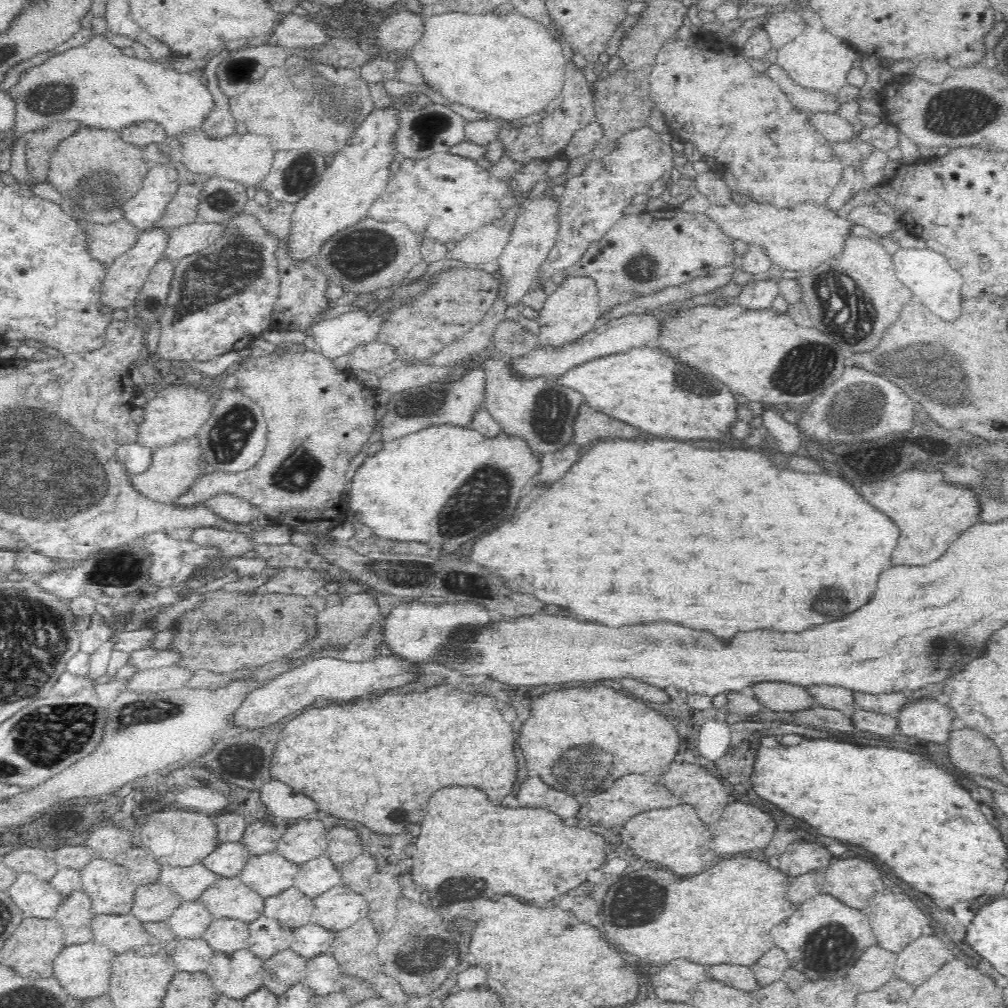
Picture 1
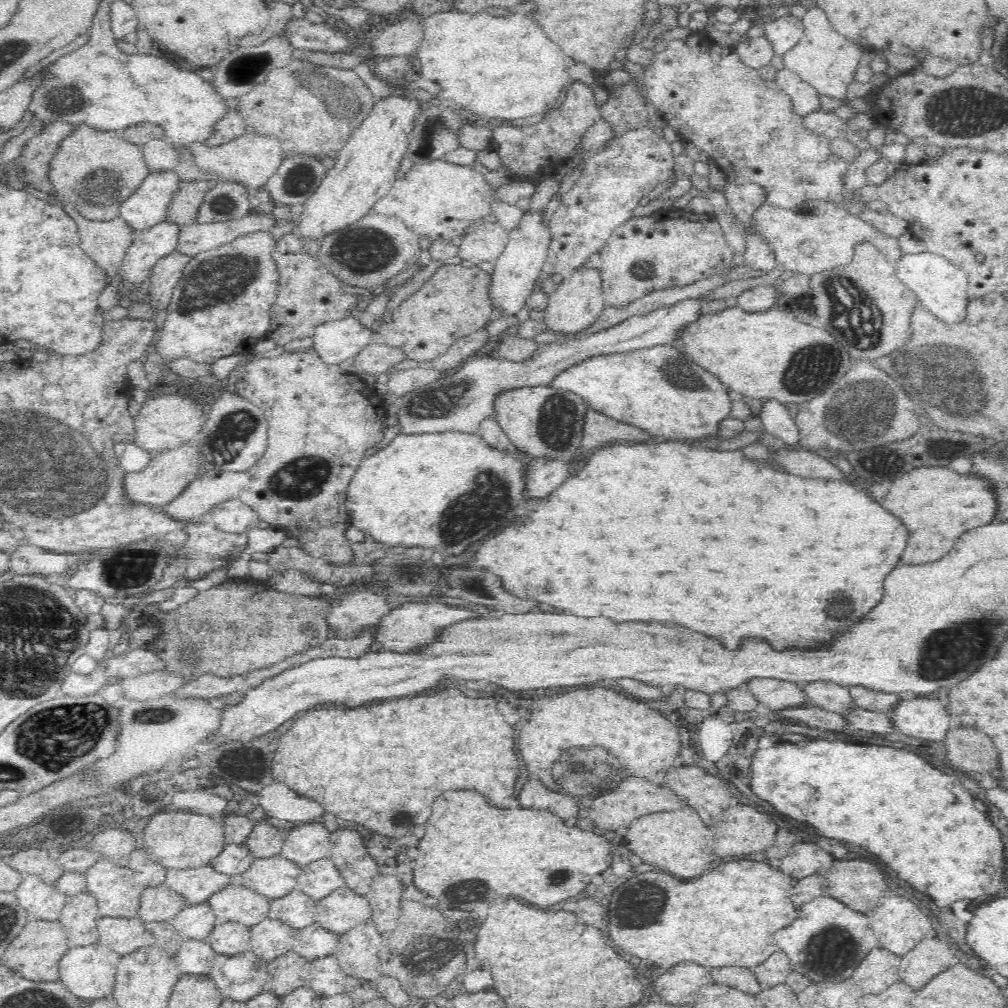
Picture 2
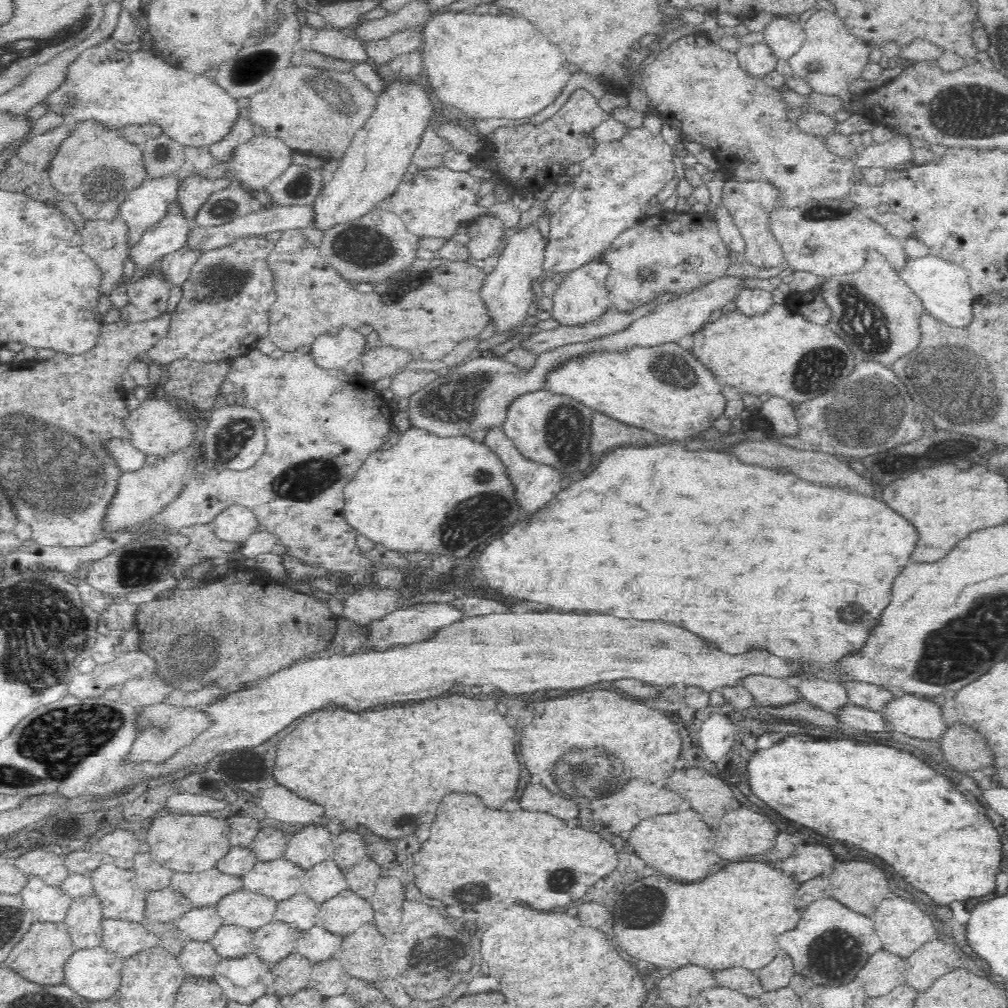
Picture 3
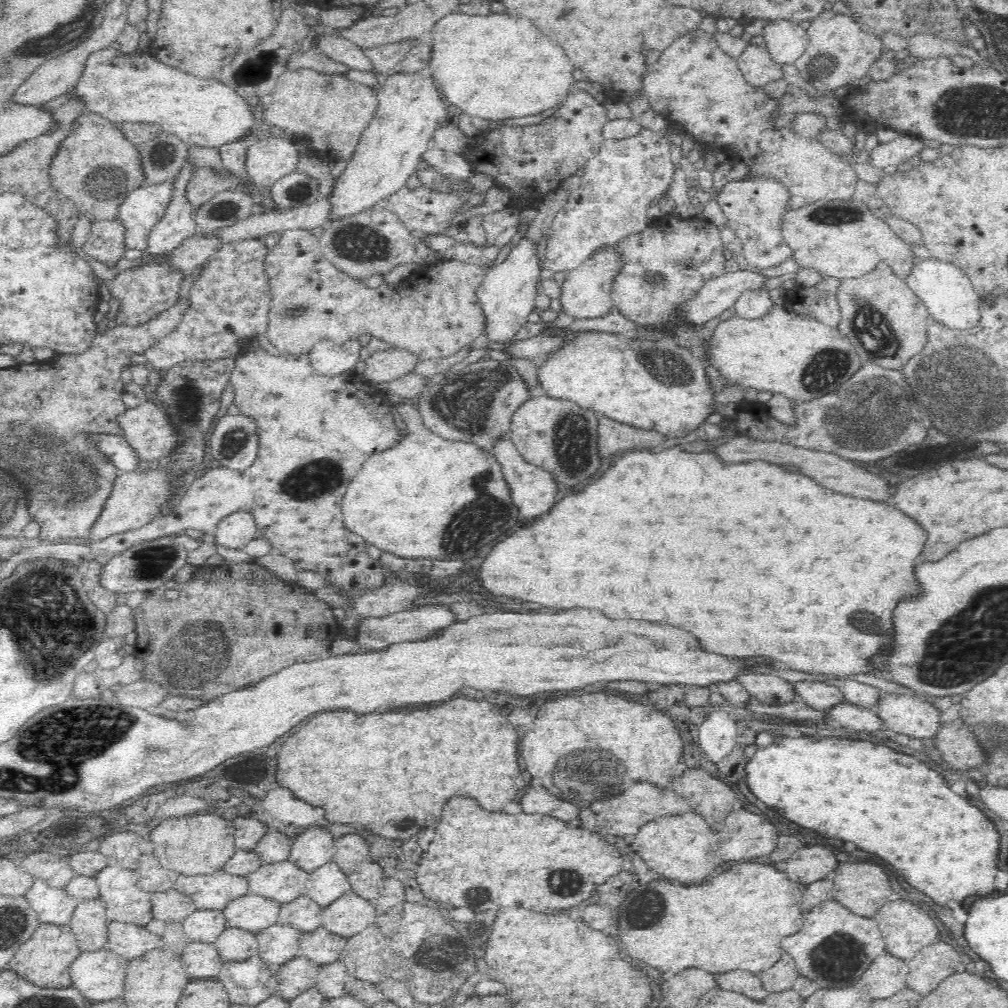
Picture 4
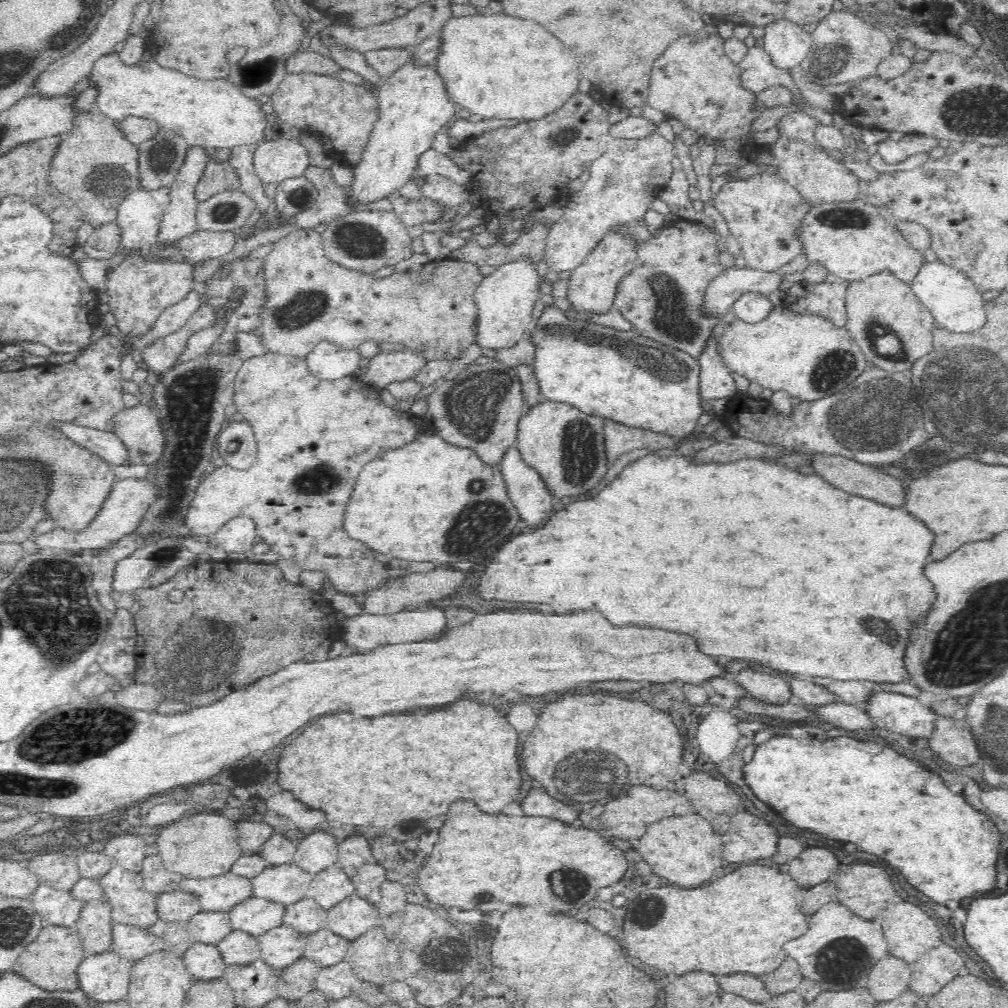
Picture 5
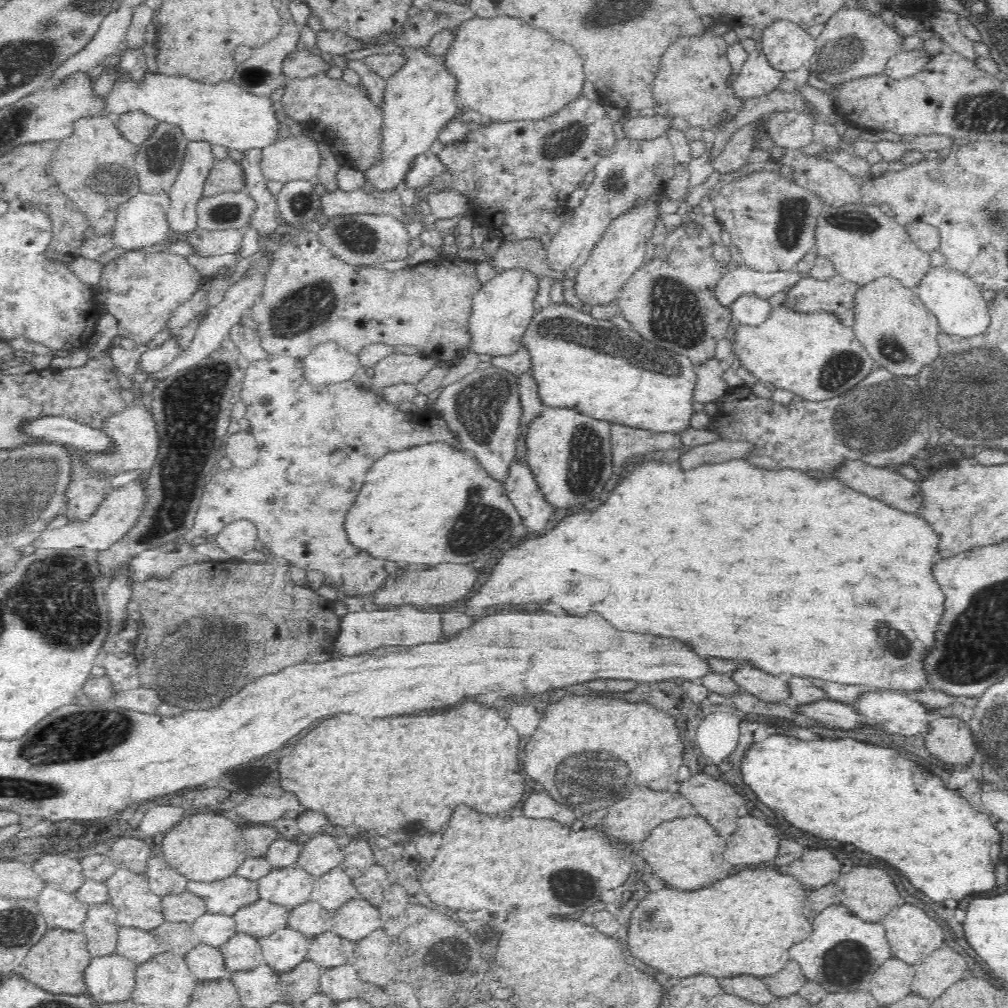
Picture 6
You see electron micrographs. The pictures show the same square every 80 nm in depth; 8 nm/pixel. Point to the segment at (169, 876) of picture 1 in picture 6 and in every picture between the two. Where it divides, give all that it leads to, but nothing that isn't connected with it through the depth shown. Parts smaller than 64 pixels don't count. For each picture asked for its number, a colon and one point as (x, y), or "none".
2: (196, 885)
3: (204, 888)
4: (209, 891)
5: (219, 893)
6: (226, 896)

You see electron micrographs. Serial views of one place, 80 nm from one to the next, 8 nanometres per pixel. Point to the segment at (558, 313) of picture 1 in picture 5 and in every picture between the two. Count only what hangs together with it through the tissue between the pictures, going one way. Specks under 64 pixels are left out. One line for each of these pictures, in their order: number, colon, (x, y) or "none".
2: (576, 304)
3: (581, 298)
4: (585, 294)
5: (590, 289)

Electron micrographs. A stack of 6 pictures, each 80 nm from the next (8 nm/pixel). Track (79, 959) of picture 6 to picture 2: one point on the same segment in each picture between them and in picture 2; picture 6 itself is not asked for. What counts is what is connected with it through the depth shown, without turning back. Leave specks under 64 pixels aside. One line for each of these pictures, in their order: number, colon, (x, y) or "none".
2: (34, 953)
3: (40, 955)
4: (43, 960)
5: (50, 961)

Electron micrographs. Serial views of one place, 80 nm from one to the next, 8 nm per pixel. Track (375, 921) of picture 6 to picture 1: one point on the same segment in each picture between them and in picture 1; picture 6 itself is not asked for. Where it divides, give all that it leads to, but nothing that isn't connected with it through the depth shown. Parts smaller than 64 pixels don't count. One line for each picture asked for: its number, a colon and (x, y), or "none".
1: (337, 907)
2: (343, 908)
3: (345, 911)
4: (346, 915)
5: (351, 917)

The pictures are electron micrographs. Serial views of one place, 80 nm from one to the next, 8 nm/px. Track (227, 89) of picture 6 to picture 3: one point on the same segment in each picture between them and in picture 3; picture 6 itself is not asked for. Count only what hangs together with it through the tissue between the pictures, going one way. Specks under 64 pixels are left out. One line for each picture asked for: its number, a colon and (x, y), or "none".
3: (103, 83)
4: (122, 87)
5: (216, 114)

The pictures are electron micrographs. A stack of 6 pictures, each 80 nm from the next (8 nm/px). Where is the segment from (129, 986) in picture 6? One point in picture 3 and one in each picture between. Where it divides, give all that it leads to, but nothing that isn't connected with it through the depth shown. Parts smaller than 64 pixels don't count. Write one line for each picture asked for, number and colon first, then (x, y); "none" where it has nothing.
3: (85, 971)
4: (93, 974)
5: (99, 976)

